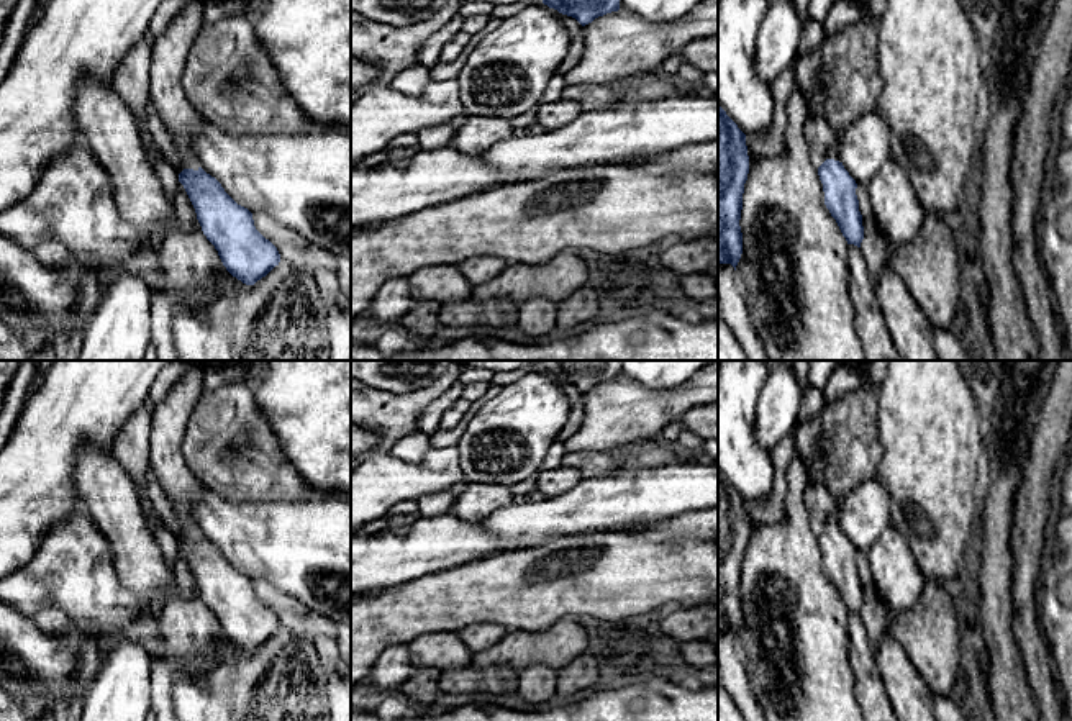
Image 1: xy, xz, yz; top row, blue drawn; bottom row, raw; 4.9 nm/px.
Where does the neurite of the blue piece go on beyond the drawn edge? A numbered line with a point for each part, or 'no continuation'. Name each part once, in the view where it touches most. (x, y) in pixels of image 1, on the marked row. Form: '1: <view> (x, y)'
1: xy (182, 122)

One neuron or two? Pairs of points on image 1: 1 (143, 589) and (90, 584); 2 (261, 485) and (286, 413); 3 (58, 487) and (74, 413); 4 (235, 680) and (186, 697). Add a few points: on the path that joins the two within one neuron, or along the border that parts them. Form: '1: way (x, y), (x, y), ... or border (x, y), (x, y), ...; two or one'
1: border (110, 551), (118, 579), (148, 608); two
2: border (256, 405), (271, 426), (287, 461), (297, 471); two
3: way (58, 469), (58, 431); one
4: way (223, 692), (218, 697), (197, 697); one

